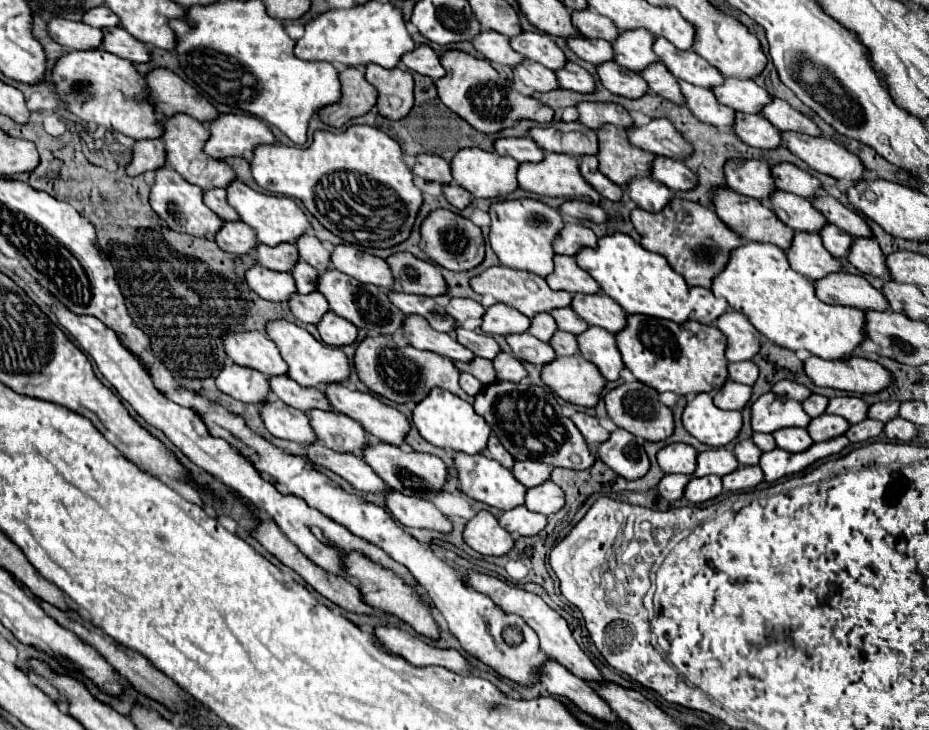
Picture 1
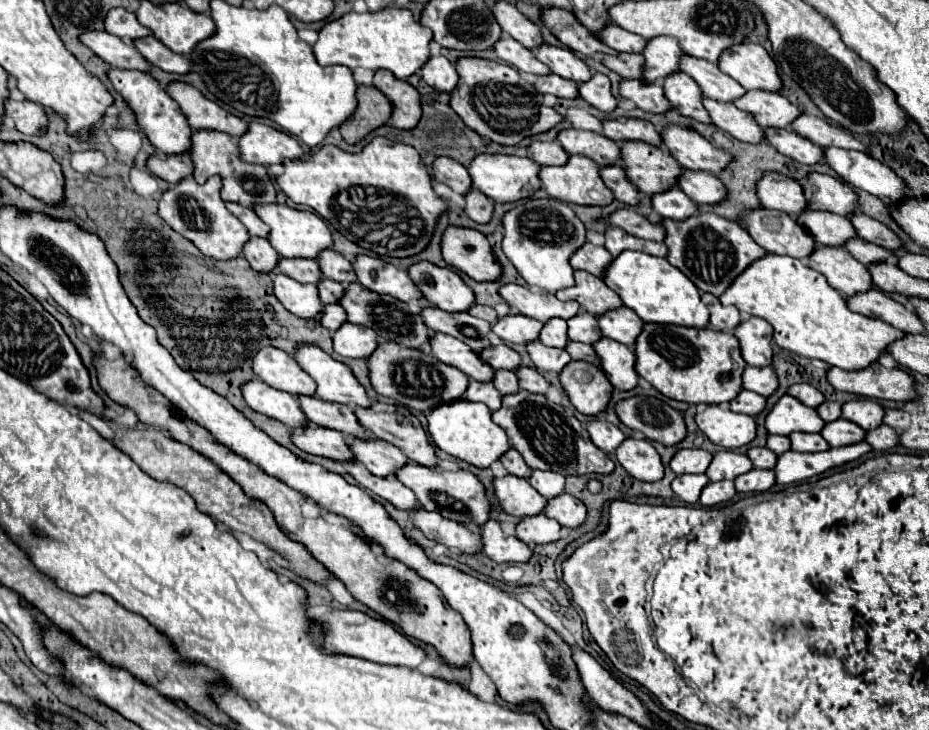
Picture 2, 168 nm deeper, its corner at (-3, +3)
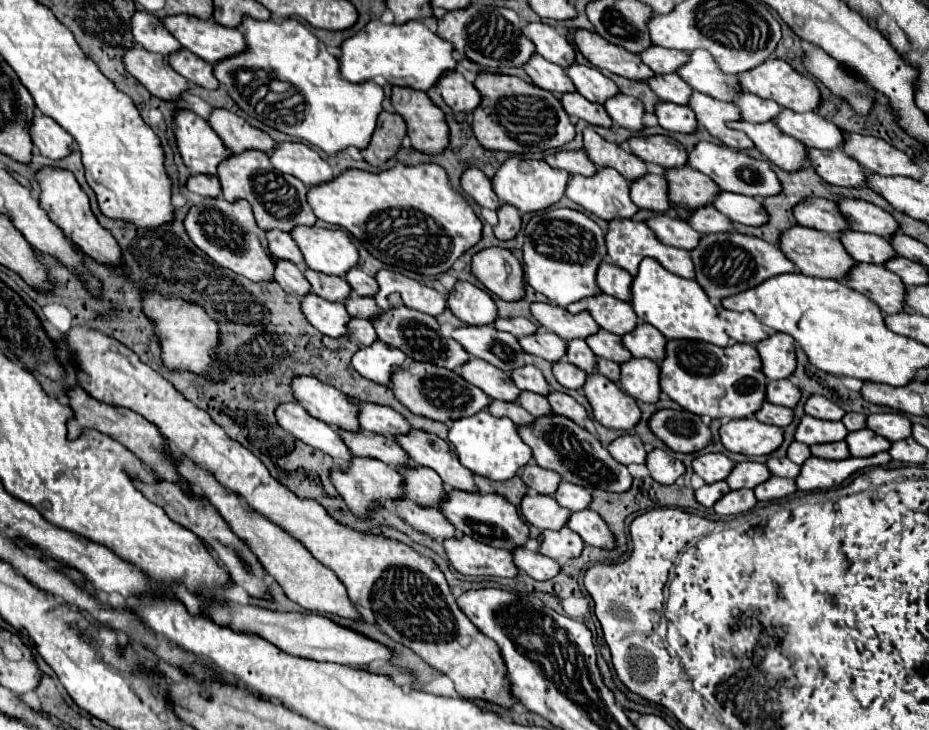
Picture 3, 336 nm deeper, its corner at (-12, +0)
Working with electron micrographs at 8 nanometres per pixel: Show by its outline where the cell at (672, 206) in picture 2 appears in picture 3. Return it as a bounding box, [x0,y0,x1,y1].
[686,207,734,233]

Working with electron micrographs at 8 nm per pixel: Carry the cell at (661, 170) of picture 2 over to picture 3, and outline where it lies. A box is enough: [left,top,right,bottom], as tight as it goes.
[664,167,720,209]

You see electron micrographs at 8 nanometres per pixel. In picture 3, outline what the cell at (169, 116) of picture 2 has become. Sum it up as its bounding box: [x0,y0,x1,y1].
[174,109,228,173]

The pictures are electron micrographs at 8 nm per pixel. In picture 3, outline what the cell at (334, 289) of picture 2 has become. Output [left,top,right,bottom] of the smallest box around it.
[344,295,380,319]

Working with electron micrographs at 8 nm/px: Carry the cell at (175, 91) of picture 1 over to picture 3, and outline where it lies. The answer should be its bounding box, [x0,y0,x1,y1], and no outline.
[208,109,274,151]

